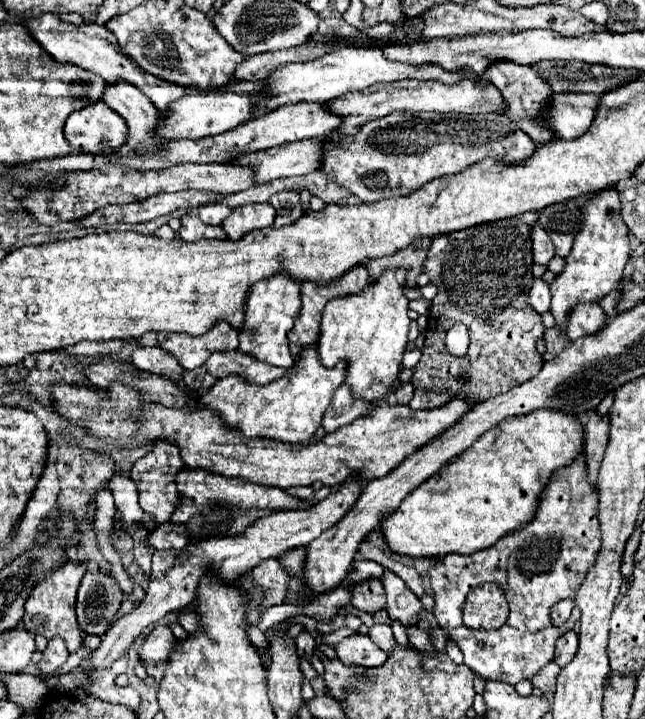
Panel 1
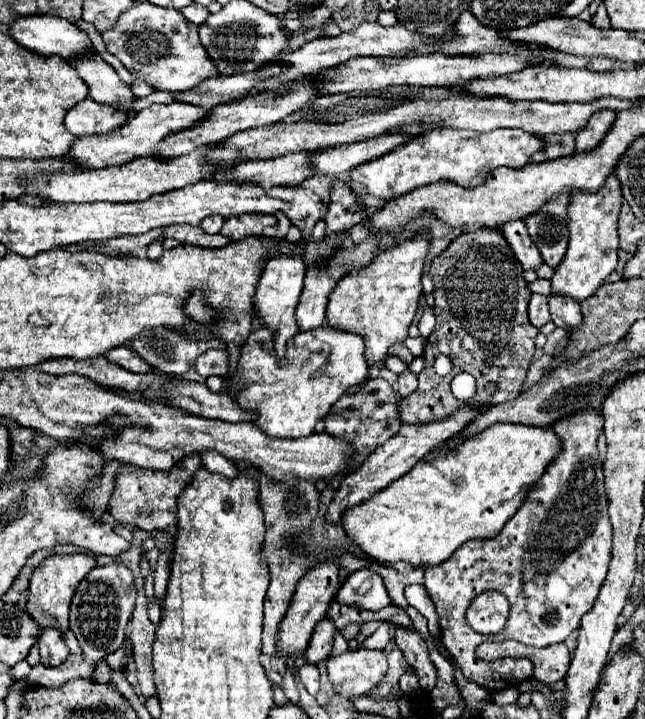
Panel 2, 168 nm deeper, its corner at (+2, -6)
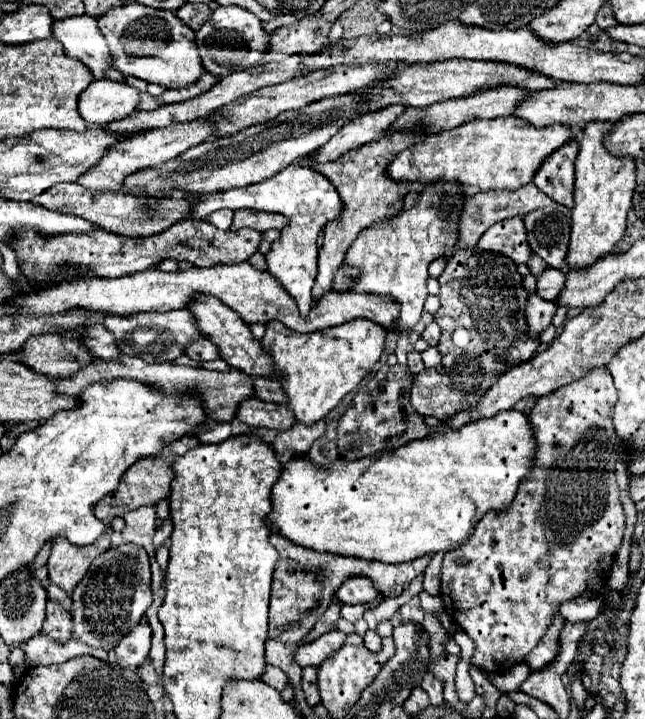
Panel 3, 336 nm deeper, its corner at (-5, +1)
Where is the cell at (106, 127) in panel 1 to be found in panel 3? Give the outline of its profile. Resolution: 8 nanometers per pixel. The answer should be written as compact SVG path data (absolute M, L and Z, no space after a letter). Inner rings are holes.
M94 80L78 100L78 112L88 124L108 126L130 116L138 106L138 90L112 80Z

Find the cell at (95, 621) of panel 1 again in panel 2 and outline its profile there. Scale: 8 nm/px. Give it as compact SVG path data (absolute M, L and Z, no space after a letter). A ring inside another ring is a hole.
M109 563L109 565L97 565L77 587L73 601L71 601L71 613L69 613L69 627L75 633L81 653L69 653L69 657L59 667L43 667L35 665L27 677L33 685L45 685L45 687L63 687L69 679L79 677L91 677L97 665L113 651L121 649L127 641L125 629L135 609L135 577L131 569L123 563Z

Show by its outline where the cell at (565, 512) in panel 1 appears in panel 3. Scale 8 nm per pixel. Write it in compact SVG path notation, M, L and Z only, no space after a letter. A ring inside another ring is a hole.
M594 368L594 372L588 372L582 380L558 388L550 396L538 398L528 416L536 430L538 444L534 470L522 480L512 508L506 512L488 512L478 522L474 536L470 536L462 548L444 554L440 598L446 614L476 644L472 664L488 674L502 674L510 666L524 662L550 628L562 602L602 594L608 584L626 528L626 516L614 476L614 464L620 450L612 426L616 400L616 388L606 368ZM458 558L468 562L458 564Z

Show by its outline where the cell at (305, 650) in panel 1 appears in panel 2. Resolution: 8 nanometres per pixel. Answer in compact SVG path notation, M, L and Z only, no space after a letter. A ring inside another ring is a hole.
M305 663L301 669L299 669L299 679L301 683L305 685L305 689L309 691L309 695L317 695L319 691L319 669L315 665L309 665Z

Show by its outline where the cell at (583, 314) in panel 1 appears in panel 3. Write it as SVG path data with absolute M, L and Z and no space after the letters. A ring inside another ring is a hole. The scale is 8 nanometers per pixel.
M548 268L544 274L538 276L538 284L536 284L536 292L544 298L544 300L550 300L550 302L556 302L562 288L566 284L566 274L562 270L554 270L554 268Z

